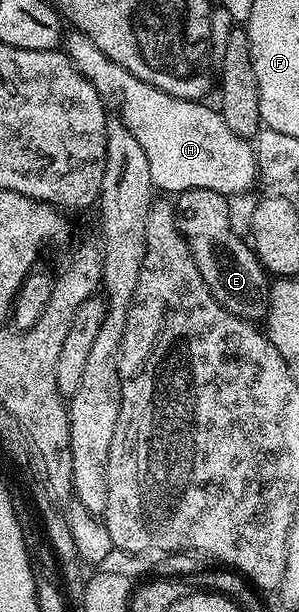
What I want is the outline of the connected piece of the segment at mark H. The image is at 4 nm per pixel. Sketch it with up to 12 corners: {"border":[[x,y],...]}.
{"border":[[77,31],[64,52],[118,97],[155,190],[234,199],[253,144],[213,104],[136,79]]}

